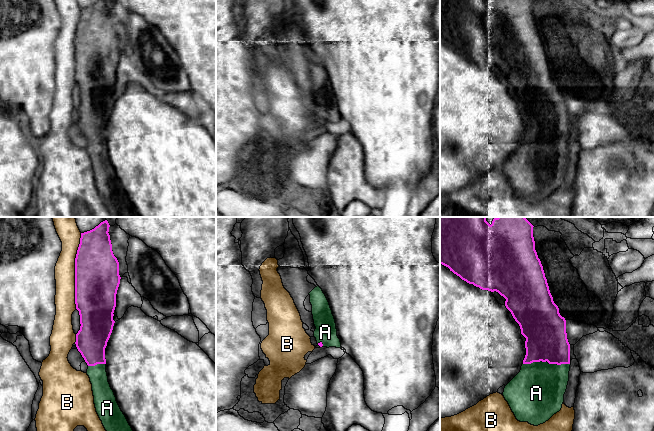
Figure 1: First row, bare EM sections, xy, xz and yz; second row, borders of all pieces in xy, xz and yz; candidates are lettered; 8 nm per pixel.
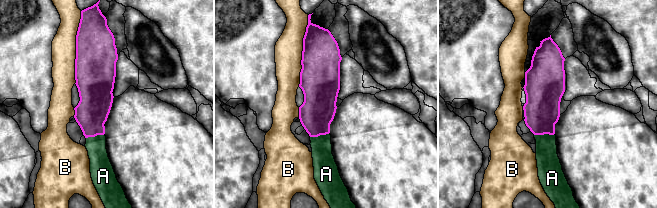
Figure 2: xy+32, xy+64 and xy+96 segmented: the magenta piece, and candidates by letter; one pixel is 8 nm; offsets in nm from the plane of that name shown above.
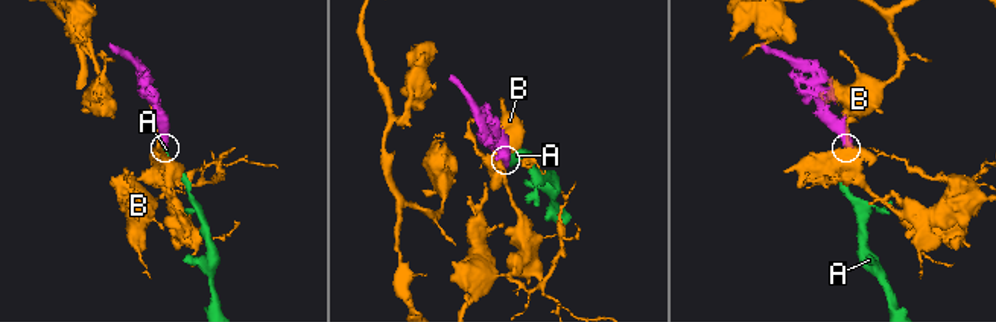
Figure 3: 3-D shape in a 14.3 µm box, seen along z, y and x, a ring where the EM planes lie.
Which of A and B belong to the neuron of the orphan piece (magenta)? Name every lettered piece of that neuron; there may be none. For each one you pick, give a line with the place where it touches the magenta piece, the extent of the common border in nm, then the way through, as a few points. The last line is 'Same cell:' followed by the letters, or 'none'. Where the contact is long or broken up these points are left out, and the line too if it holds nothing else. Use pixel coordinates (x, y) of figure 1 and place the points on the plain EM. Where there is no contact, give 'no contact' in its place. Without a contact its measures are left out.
A: contact yz (546, 136); length 380 nm; way yz (544, 105), (546, 136), (538, 166)
Same cell: A

